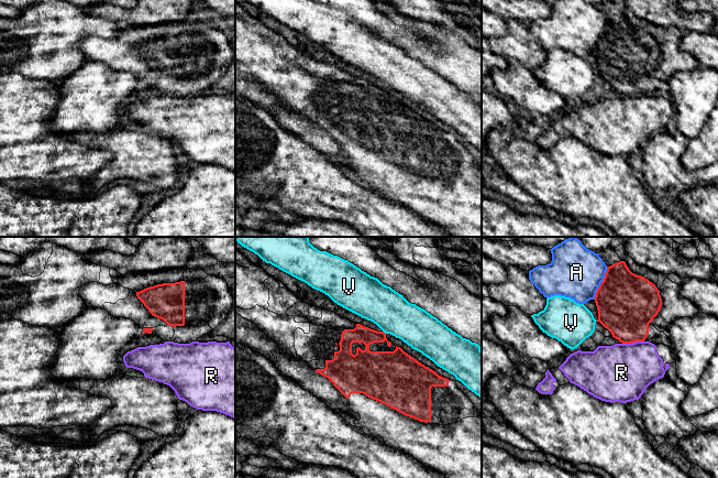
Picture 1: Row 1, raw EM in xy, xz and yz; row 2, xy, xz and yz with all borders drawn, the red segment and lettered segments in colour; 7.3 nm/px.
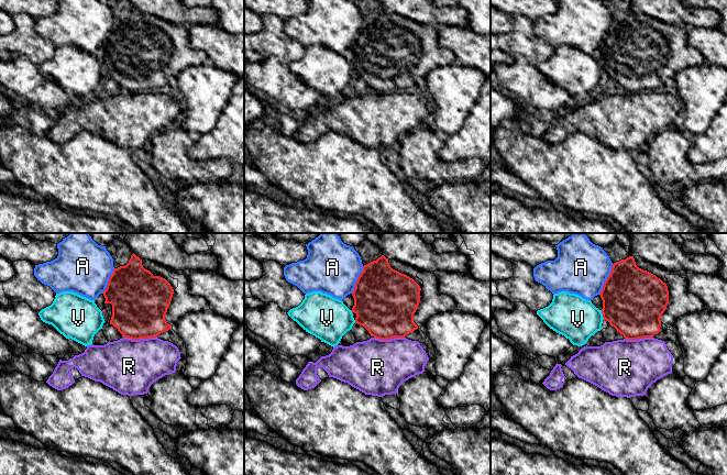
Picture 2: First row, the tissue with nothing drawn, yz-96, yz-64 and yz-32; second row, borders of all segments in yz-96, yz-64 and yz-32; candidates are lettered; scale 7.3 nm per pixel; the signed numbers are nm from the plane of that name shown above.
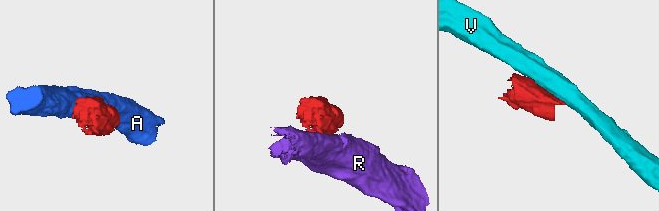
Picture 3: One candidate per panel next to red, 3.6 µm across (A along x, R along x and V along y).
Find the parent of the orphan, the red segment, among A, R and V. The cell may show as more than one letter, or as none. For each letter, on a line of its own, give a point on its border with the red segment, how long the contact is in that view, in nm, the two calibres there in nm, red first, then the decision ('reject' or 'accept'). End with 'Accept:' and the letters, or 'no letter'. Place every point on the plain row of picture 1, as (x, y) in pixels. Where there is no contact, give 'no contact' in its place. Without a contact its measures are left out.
A: yz (600, 36) | 260 nm | 440/380 nm | reject
R: yz (632, 95) | 160 nm | 400/420 nm | reject
V: xz (384, 86) | 40 nm | 240/280 nm | reject
Accept: no letter

